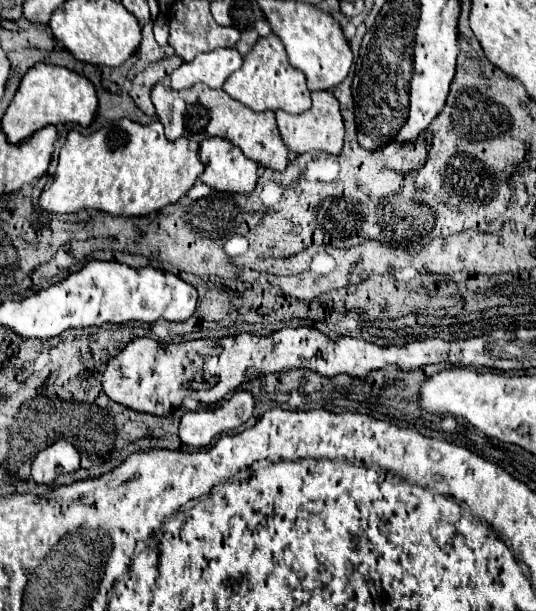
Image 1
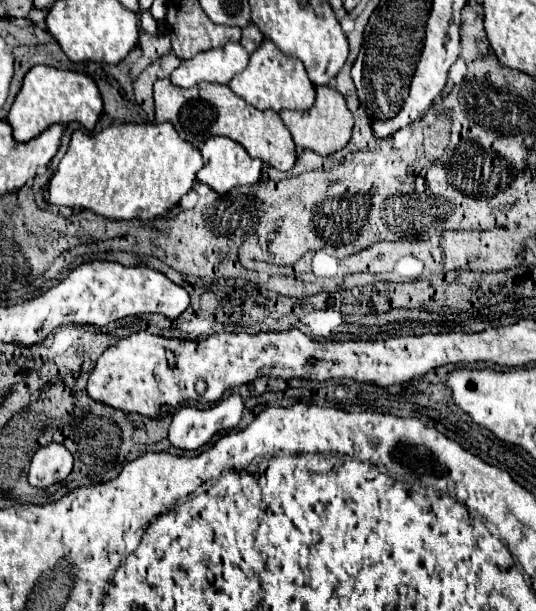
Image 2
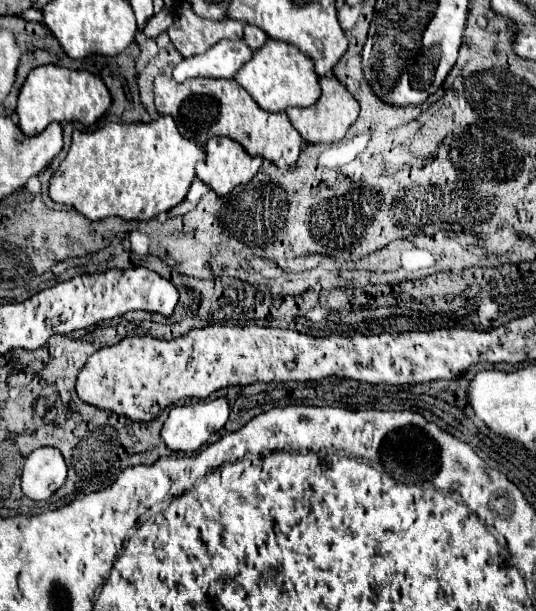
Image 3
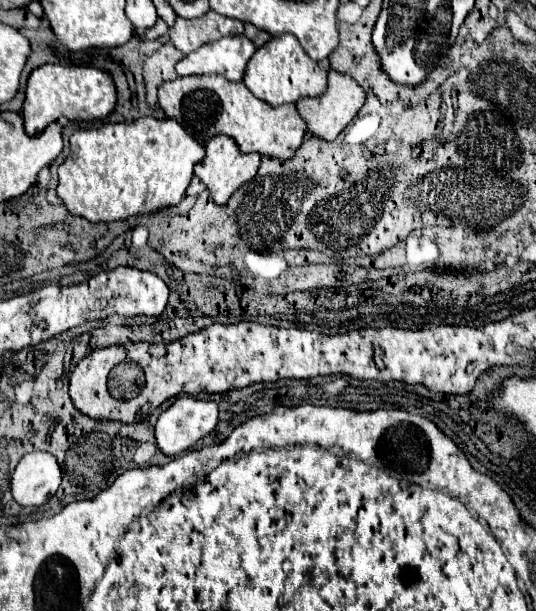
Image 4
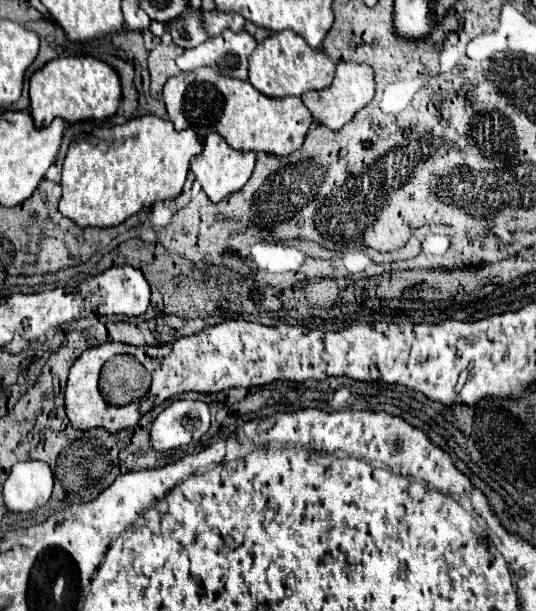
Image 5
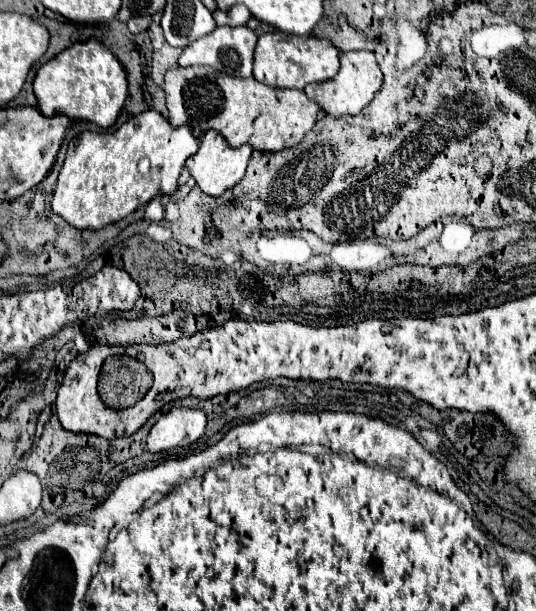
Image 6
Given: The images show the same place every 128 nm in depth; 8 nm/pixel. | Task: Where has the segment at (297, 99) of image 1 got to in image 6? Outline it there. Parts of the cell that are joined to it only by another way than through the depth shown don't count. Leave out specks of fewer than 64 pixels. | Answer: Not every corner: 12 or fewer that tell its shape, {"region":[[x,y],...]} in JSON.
{"region":[[262,34],[254,78],[304,90],[332,80],[340,52],[320,38]]}

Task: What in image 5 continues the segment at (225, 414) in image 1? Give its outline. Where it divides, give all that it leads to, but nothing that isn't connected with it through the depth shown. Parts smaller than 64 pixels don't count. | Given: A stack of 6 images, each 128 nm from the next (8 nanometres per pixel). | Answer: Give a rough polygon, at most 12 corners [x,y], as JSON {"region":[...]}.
{"region":[[174,400],[152,424],[158,452],[210,428],[206,402]]}

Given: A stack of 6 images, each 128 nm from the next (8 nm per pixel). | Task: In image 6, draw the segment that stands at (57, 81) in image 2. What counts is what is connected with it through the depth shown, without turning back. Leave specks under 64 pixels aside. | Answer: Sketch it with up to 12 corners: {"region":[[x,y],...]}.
{"region":[[98,40],[74,44],[34,78],[44,116],[102,128],[128,96]]}

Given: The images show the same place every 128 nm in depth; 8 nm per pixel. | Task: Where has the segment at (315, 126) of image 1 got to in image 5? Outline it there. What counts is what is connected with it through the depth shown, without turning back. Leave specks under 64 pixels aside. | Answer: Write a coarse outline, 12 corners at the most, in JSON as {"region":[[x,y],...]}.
{"region":[[340,62],[328,88],[306,92],[312,118],[340,130],[374,98],[370,66]]}

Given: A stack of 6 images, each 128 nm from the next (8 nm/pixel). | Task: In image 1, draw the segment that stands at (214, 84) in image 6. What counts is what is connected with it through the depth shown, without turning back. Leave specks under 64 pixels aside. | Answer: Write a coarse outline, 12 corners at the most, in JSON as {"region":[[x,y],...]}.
{"region":[[152,86],[168,140],[220,136],[246,158],[288,166],[274,112],[222,90]]}

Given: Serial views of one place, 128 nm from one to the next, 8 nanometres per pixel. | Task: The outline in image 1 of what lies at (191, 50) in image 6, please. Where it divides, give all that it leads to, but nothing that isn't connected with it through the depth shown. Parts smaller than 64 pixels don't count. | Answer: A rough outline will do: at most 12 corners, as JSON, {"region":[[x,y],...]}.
{"region":[[236,48],[212,50],[170,76],[174,90],[206,84],[220,90],[242,66]]}

